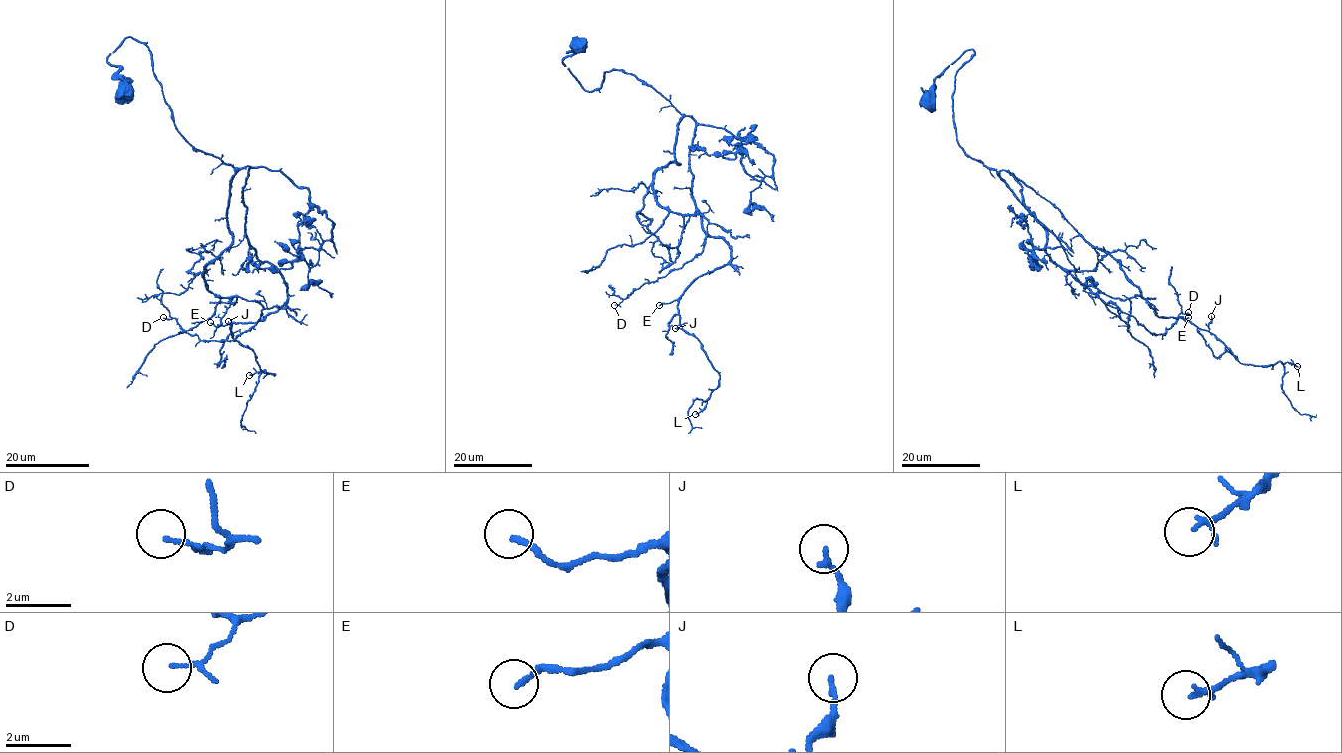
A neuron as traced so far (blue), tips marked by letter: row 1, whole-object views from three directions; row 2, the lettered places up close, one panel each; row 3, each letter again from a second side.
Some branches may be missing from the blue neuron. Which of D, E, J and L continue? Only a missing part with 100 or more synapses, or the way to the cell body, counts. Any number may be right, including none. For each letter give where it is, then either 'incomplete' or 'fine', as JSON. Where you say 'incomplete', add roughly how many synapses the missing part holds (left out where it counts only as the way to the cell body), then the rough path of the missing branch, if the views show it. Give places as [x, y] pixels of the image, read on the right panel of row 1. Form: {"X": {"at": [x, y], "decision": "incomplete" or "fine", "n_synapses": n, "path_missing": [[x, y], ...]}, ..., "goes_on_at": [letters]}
{"D": {"at": [1188, 312], "decision": "fine"}, "E": {"at": [1188, 317], "decision": "fine"}, "J": {"at": [1211, 316], "decision": "fine"}, "L": {"at": [1297, 366], "decision": "fine"}, "goes_on_at": []}

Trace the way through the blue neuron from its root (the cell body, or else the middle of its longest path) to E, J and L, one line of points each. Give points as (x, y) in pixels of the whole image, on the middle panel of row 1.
E: (579, 45), (562, 63), (587, 91), (622, 70), (695, 122), (691, 198), (731, 259), (659, 305)
J: (579, 45), (562, 63), (587, 91), (622, 70), (695, 122), (691, 198), (731, 259), (683, 293), (675, 328)
L: (579, 45), (587, 91), (622, 70), (695, 122), (691, 198), (731, 250), (677, 305), (720, 376), (695, 414)

